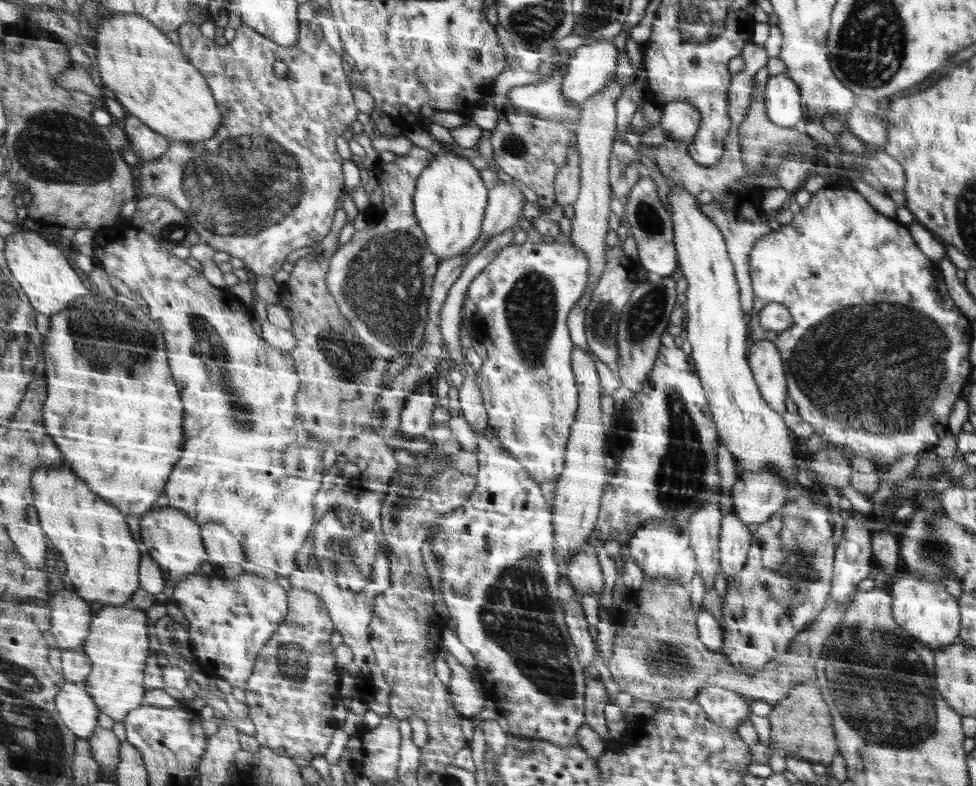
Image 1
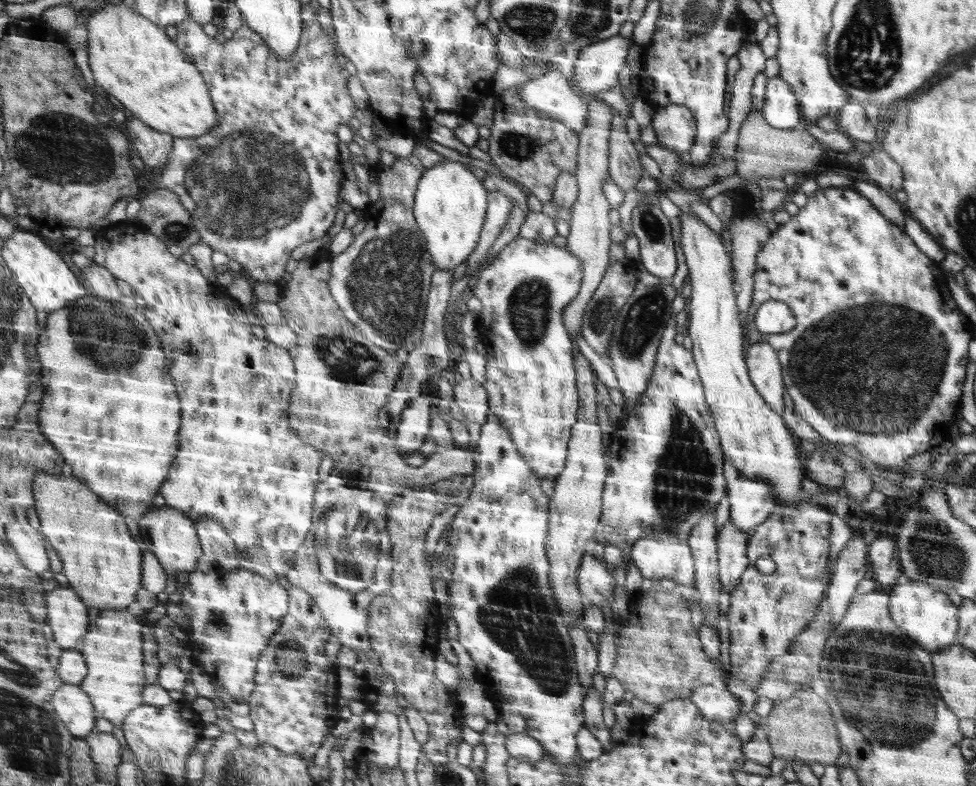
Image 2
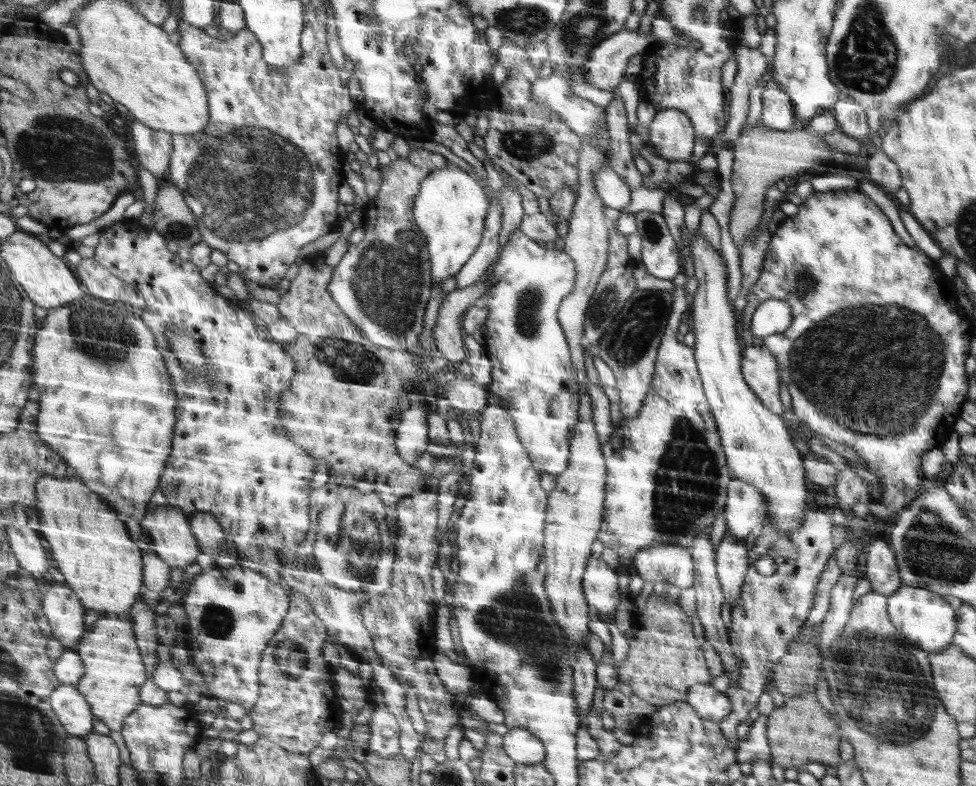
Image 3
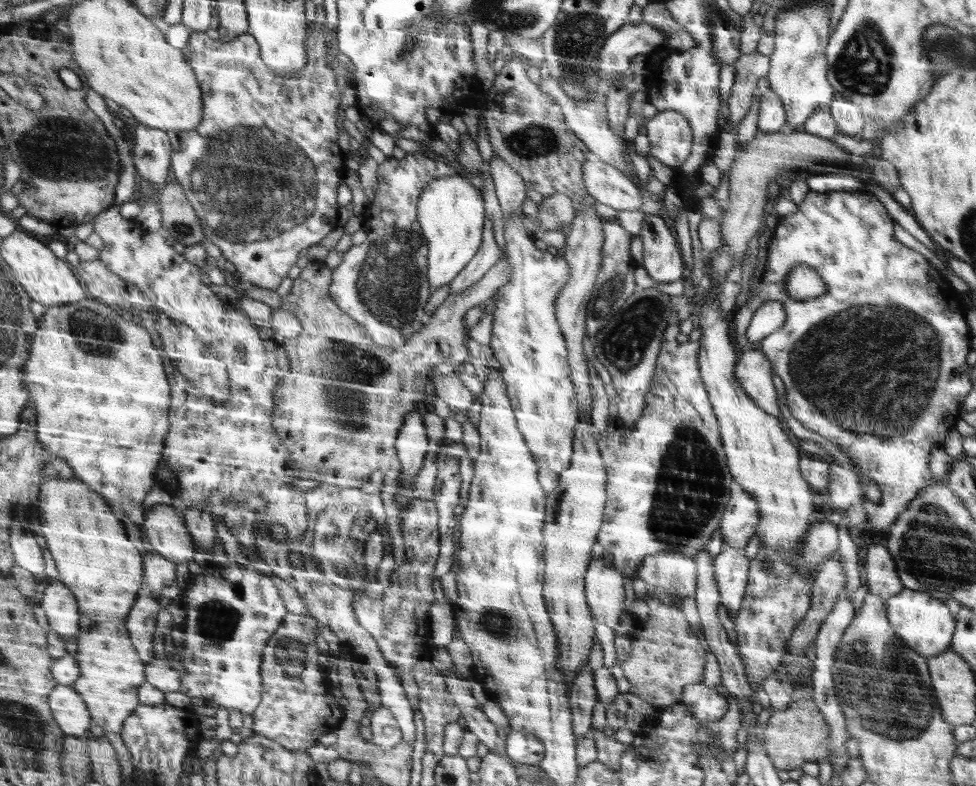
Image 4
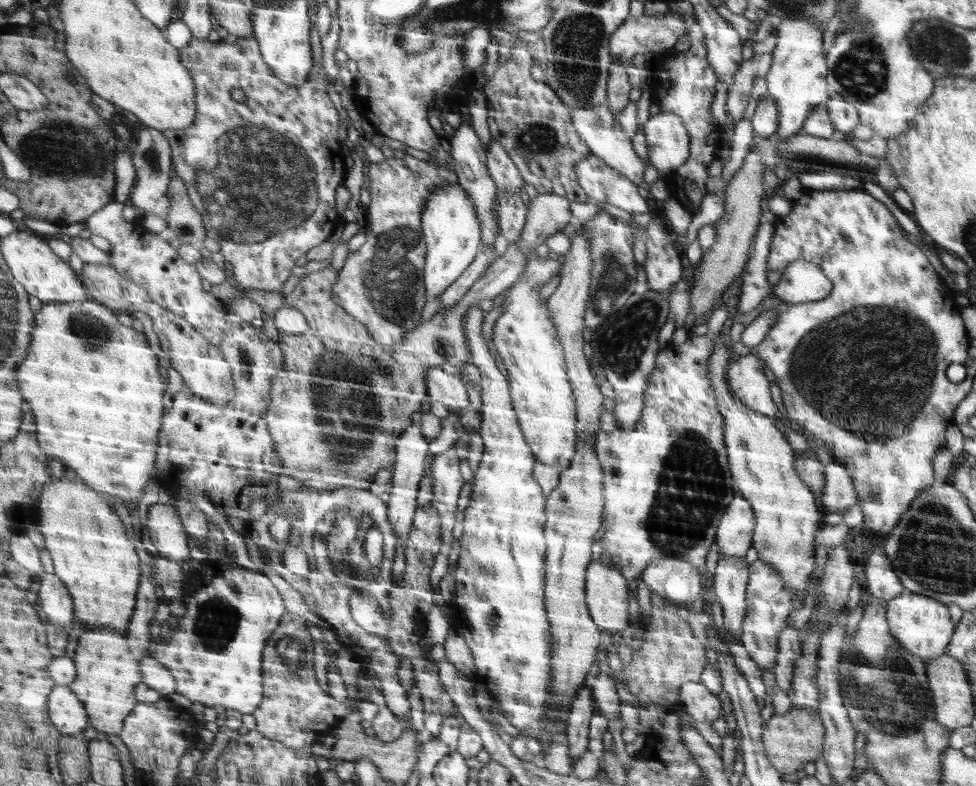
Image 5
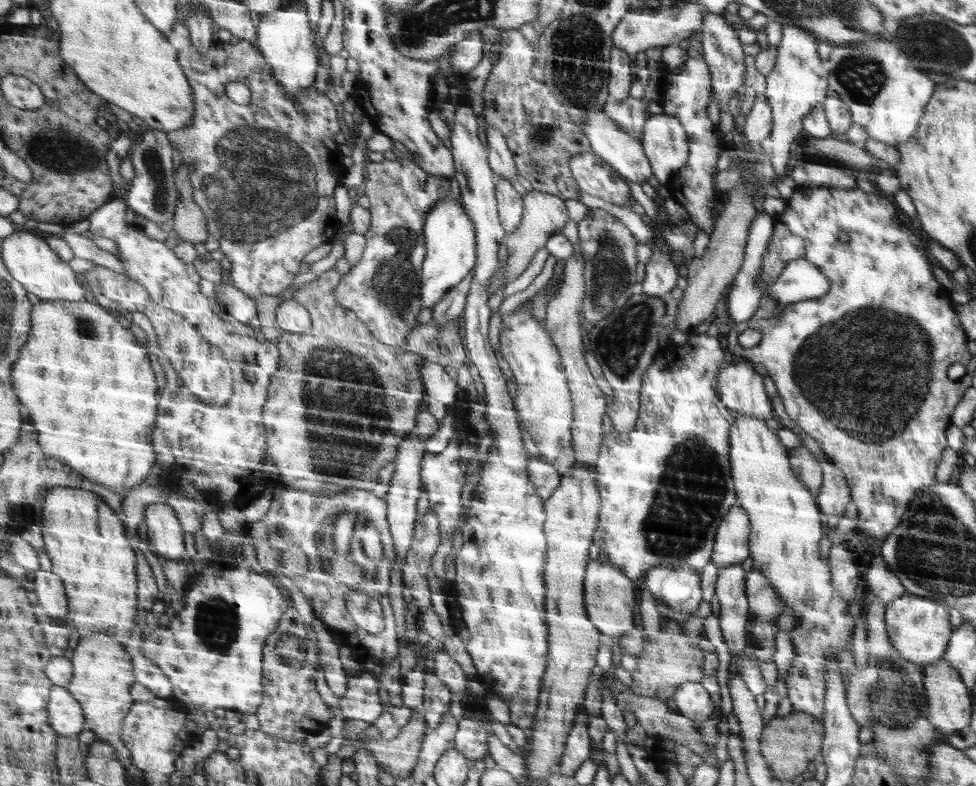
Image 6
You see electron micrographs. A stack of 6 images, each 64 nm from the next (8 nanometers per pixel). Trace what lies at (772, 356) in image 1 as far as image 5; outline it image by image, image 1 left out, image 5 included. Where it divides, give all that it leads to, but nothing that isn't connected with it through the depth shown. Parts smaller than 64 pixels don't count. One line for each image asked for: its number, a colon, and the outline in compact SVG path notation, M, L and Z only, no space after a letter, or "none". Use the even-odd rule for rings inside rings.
2: M767 342L751 344L749 356L747 356L747 370L753 386L761 394L761 398L767 402L769 408L773 408L777 414L783 412L783 370L777 352Z
3: M763 344L745 348L745 360L743 360L743 370L741 374L745 376L745 382L757 394L757 398L773 412L781 414L783 406L779 402L779 362L769 348Z
4: M747 350L741 354L741 360L735 366L735 376L749 398L753 398L761 406L761 410L777 416L779 408L775 400L775 386L771 382L771 366L773 364L769 362L769 356L765 356L765 352Z
5: M755 354L741 356L733 366L729 366L729 384L733 394L749 408L765 416L775 416L775 404L771 400L763 368L763 362Z

